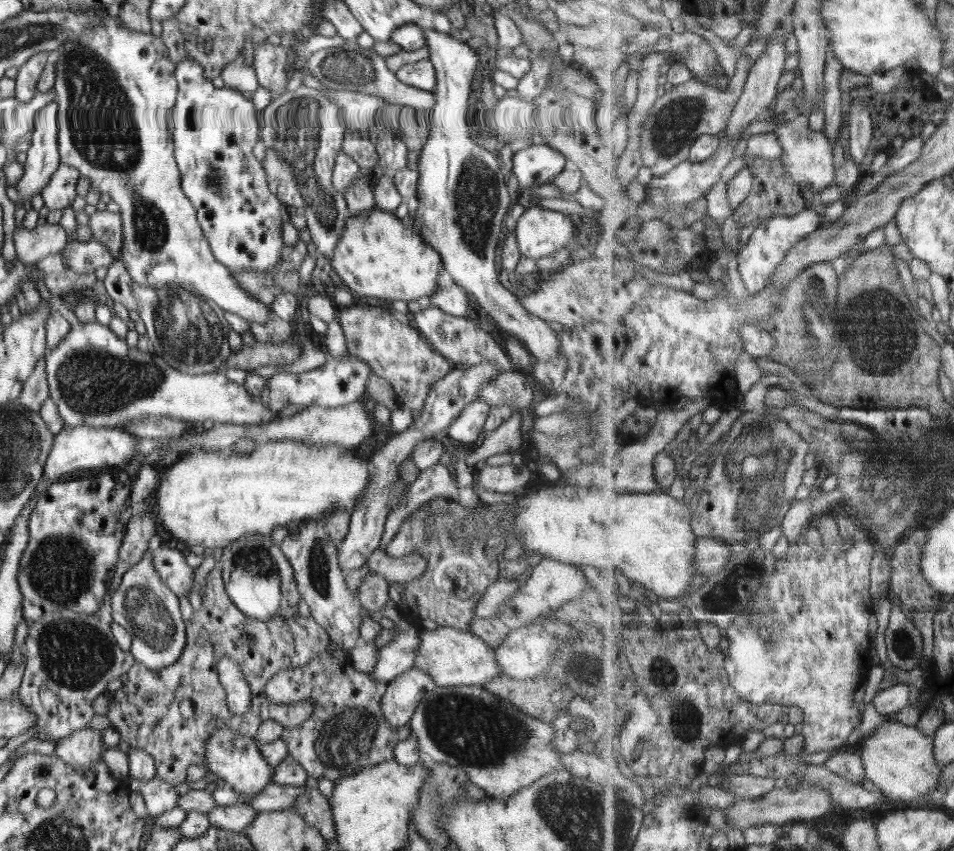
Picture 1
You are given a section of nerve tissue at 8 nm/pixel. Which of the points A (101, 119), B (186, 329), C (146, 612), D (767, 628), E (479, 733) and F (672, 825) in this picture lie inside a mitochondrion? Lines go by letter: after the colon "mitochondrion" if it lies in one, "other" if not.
A: mitochondrion
B: mitochondrion
C: mitochondrion
D: mitochondrion
E: mitochondrion
F: other

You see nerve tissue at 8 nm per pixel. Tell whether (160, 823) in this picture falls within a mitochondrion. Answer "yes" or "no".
no

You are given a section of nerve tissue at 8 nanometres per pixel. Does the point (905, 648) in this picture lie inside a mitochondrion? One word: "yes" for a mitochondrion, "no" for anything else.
yes

